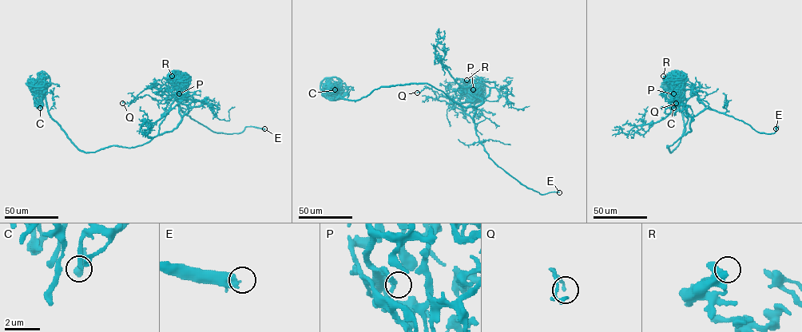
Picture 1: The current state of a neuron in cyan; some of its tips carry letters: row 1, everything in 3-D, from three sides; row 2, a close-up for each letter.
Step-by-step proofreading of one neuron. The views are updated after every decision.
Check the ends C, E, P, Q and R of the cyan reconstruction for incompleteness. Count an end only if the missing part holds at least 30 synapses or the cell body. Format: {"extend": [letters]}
{"extend": ["E"]}

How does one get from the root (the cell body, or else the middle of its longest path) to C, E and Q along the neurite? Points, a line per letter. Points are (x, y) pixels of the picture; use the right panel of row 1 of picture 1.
C: (672, 144), (667, 146), (670, 152), (684, 128), (676, 84), (670, 92), (678, 100), (673, 108)
E: (672, 144), (691, 130), (691, 118), (707, 108), (743, 121), (760, 132), (773, 133), (776, 128)
Q: (672, 144), (684, 134), (687, 123), (684, 90), (695, 88), (688, 84), (672, 95), (671, 101), (676, 103)

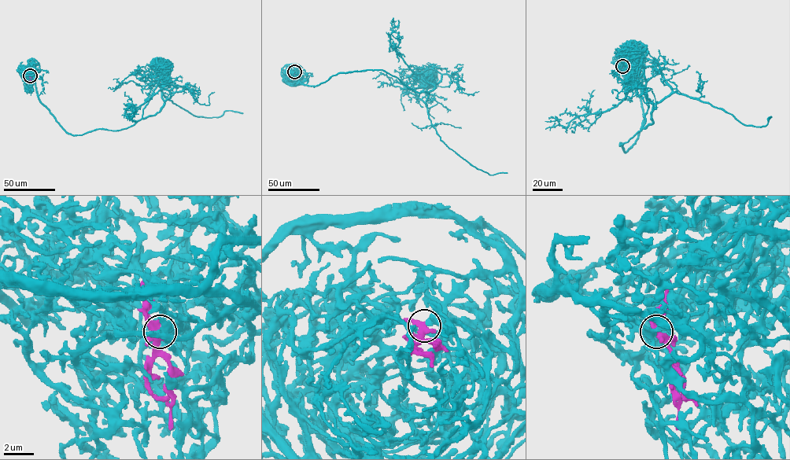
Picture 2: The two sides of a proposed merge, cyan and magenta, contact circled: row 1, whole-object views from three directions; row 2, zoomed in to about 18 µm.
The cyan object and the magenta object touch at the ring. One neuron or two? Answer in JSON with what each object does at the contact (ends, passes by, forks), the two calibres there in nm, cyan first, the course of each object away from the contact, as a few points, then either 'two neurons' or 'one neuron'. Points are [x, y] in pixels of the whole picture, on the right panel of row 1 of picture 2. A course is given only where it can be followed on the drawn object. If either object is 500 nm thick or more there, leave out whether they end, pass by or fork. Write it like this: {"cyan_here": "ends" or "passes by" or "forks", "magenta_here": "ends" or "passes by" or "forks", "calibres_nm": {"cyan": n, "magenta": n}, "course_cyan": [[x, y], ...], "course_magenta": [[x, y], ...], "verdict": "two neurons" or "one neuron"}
{"cyan_here": "passes by", "magenta_here": "passes by", "calibres_nm": {"cyan": 280, "magenta": 460}, "course_cyan": [[622, 66], [640, 60], [644, 117], [624, 152], [620, 143], [674, 92], [746, 125], [768, 120]], "course_magenta": [[622, 66], [625, 76]], "verdict": "one neuron"}

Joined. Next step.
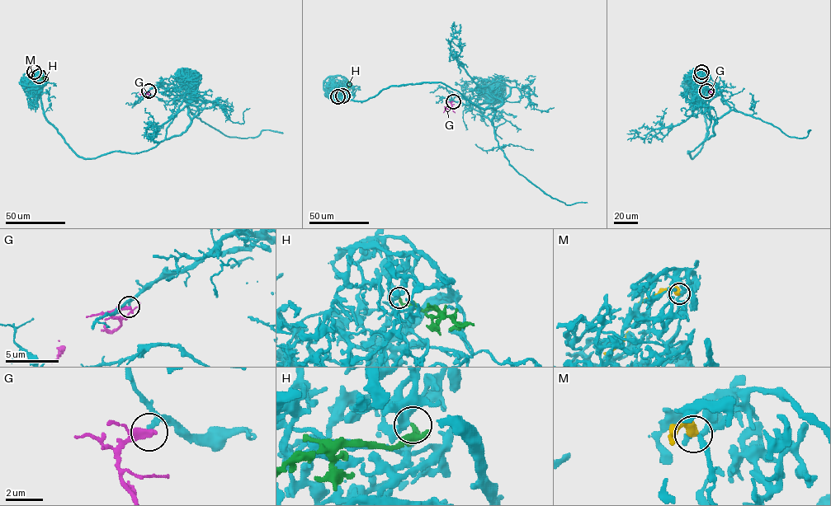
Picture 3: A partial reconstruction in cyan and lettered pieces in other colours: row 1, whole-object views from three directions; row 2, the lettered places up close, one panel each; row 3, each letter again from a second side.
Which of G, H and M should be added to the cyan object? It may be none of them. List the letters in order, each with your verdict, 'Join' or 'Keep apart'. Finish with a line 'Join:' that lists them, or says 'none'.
G: Join
H: Join
M: Keep apart
Join: G, H

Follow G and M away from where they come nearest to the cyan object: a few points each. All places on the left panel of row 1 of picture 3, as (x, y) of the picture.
G: (148, 91), (139, 94)
M: (33, 72), (29, 86)

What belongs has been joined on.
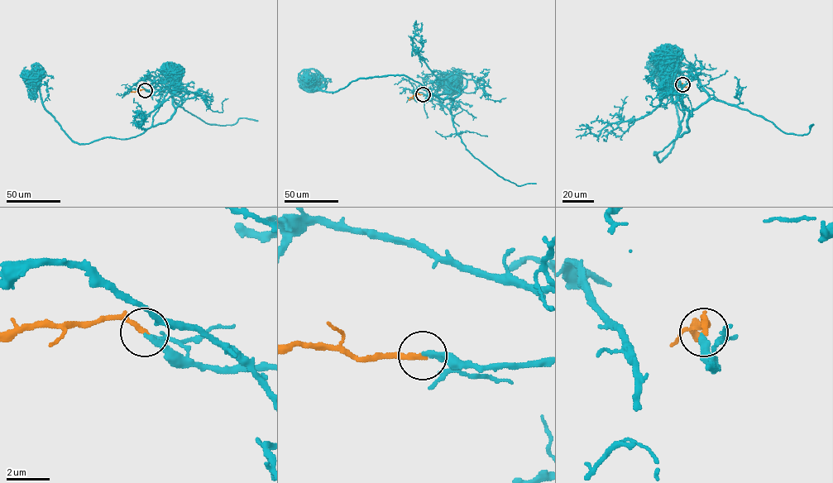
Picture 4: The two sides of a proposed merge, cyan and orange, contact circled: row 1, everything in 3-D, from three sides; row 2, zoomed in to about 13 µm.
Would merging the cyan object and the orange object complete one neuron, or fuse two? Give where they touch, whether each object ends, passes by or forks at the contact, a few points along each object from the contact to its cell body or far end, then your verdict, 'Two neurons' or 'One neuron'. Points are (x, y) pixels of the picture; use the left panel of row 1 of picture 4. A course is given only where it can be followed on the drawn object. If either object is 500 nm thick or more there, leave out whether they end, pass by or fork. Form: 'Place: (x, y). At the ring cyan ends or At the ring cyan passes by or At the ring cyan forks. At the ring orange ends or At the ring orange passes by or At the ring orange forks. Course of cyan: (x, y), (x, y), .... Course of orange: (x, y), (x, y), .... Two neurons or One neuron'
Place: (145, 90). At the ring cyan ends. At the ring orange passes by. Course of cyan: (145, 90), (167, 88), (169, 119), (85, 144), (46, 109), (41, 76), (34, 99). Course of orange: (145, 90), (130, 92). One neuron

